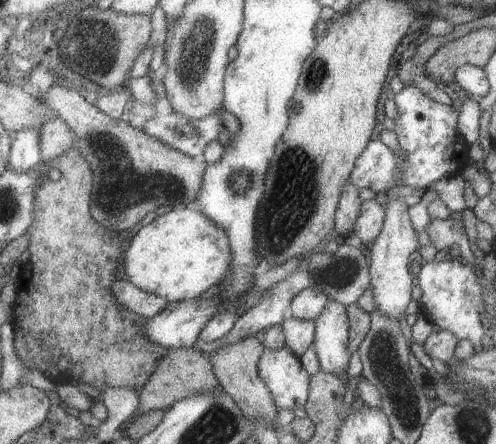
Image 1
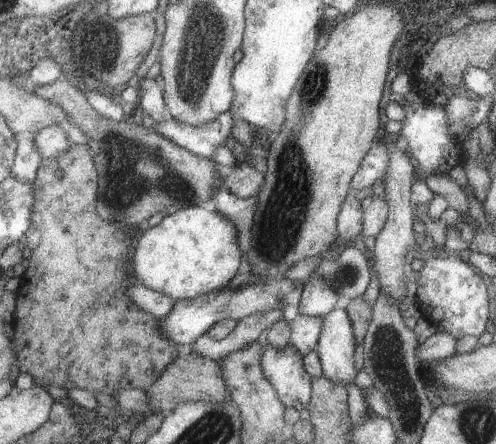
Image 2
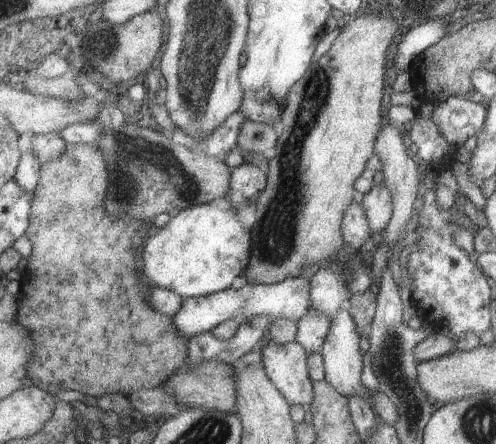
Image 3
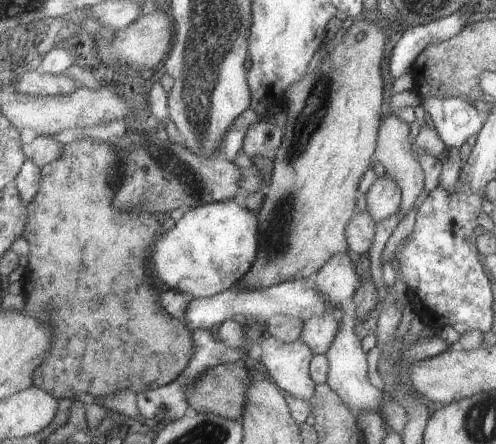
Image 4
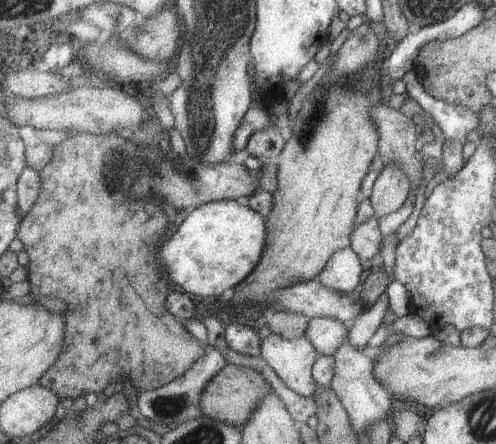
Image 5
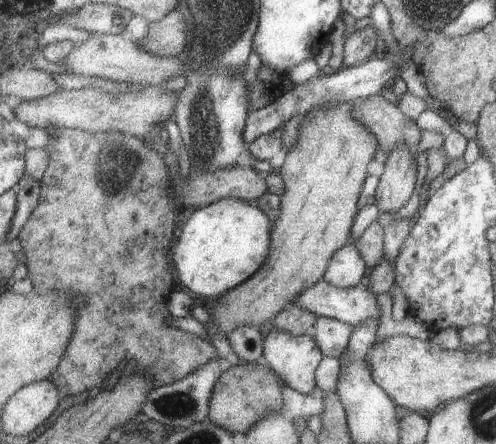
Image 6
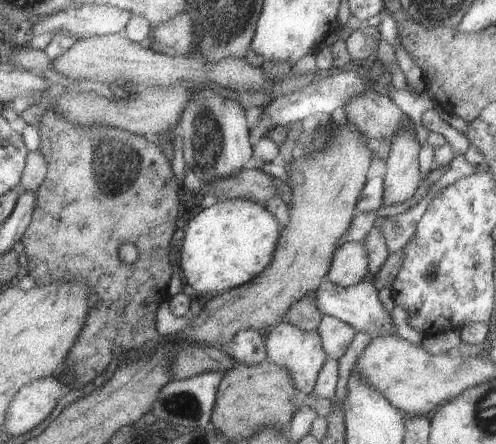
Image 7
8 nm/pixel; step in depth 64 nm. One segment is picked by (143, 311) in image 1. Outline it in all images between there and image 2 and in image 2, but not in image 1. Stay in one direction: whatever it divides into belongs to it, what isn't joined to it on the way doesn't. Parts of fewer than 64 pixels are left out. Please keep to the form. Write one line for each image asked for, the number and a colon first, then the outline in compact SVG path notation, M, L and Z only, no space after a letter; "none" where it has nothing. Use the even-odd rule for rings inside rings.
2: M137 282L129 284L129 296L141 310L149 312L157 320L169 316L171 310L175 308L175 304L177 304L177 300L173 296L167 296L163 292L157 292L157 290L151 290L151 288L147 288L143 284L137 284Z

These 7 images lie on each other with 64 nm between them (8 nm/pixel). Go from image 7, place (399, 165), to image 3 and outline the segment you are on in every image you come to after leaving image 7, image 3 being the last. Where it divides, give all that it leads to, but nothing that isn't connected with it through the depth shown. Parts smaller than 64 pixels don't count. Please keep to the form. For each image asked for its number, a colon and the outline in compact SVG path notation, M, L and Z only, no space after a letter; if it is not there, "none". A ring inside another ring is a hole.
3: M379 180L375 184L375 188L363 198L361 204L363 204L365 212L367 212L373 234L383 232L385 226L393 220L395 198L393 198L393 190L383 180Z
4: M381 174L379 180L371 186L371 190L365 194L365 198L367 198L365 208L377 224L387 220L389 216L401 212L403 192L399 188L399 182L395 182L393 176Z
5: M387 164L379 174L381 176L375 182L371 198L371 206L377 218L401 210L407 198L411 198L411 178L407 172L403 172L401 168L391 168Z
6: M409 148L393 150L385 160L385 172L381 176L381 186L377 190L379 212L401 210L417 188L417 164Z

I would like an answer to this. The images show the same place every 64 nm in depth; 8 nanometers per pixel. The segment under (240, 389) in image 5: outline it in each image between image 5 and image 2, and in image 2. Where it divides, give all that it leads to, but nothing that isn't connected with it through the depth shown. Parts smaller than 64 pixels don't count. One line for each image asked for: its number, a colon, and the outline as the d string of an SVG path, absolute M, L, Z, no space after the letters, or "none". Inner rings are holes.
2: M179 350L179 356L173 364L165 370L165 374L147 390L149 396L149 410L173 414L175 408L183 402L209 402L209 404L223 404L229 400L231 390L223 376L223 366L217 360L205 358L193 350Z
3: M185 362L161 388L165 388L169 394L173 394L183 408L207 408L207 410L221 410L221 412L229 412L229 414L235 414L239 408L237 376L235 376L235 368L231 368L231 364L201 362L197 366L191 366L189 362Z
4: M225 364L225 366L211 368L195 384L191 384L187 398L191 402L191 410L195 412L219 414L229 420L243 420L249 386L251 386L251 372L249 368L245 368L245 364Z

